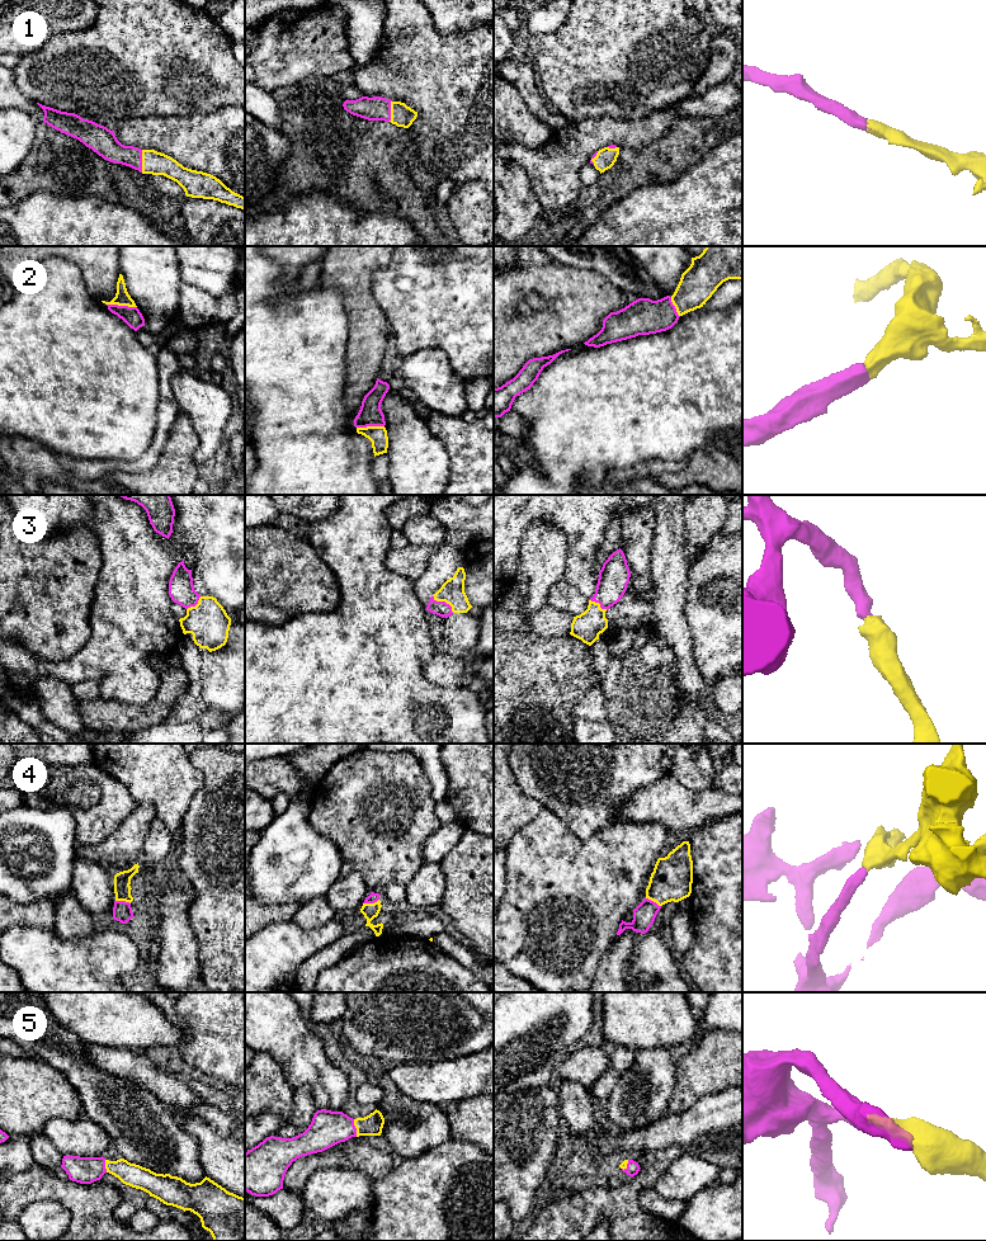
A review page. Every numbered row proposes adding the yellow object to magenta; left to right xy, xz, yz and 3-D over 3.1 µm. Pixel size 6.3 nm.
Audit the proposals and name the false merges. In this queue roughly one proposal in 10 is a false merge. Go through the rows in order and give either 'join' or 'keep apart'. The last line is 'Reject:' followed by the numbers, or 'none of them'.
1: join
2: join
3: join
4: join
5: join
Reject: none of them

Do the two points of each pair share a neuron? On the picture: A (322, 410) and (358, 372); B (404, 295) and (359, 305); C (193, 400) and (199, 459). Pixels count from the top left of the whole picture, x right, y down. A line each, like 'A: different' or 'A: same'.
A: different
B: different
C: same

